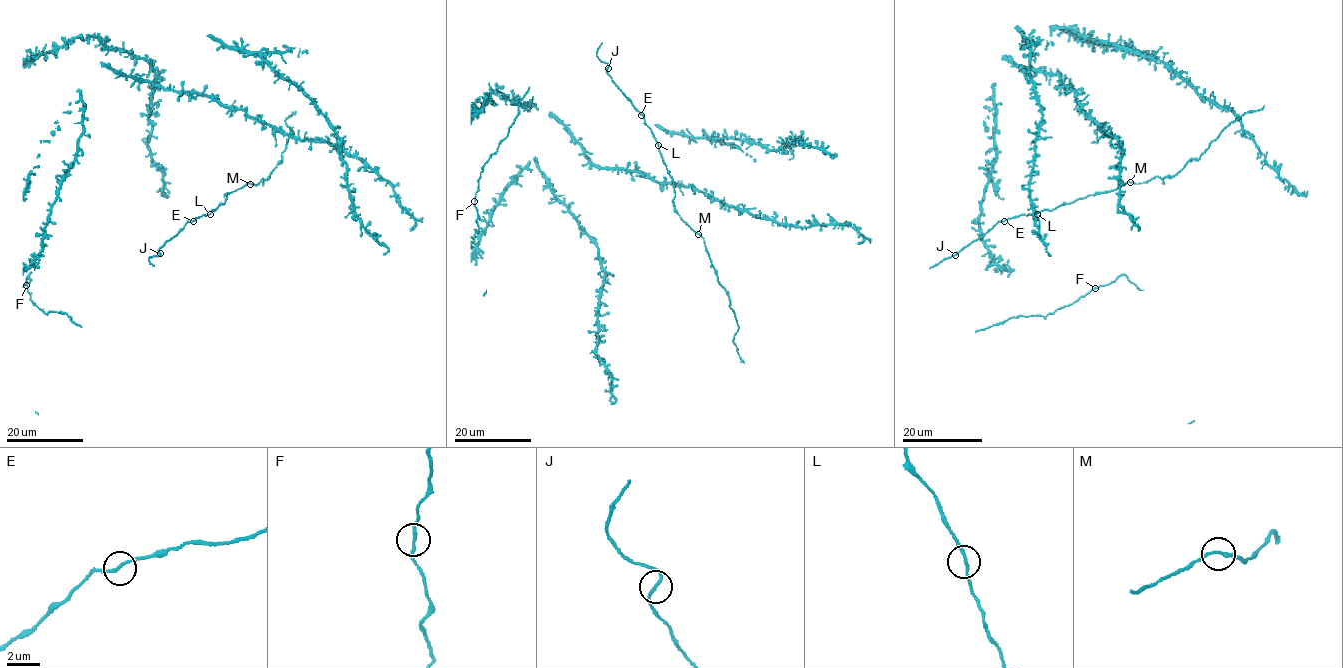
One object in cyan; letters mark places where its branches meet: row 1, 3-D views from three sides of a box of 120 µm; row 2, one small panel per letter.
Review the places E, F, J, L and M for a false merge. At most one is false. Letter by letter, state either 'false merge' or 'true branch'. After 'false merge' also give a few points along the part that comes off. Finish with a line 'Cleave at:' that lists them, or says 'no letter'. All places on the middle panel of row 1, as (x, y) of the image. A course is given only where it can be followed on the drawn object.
E: true branch
F: true branch
J: true branch
L: true branch
M: true branch
Cleave at: no letter

